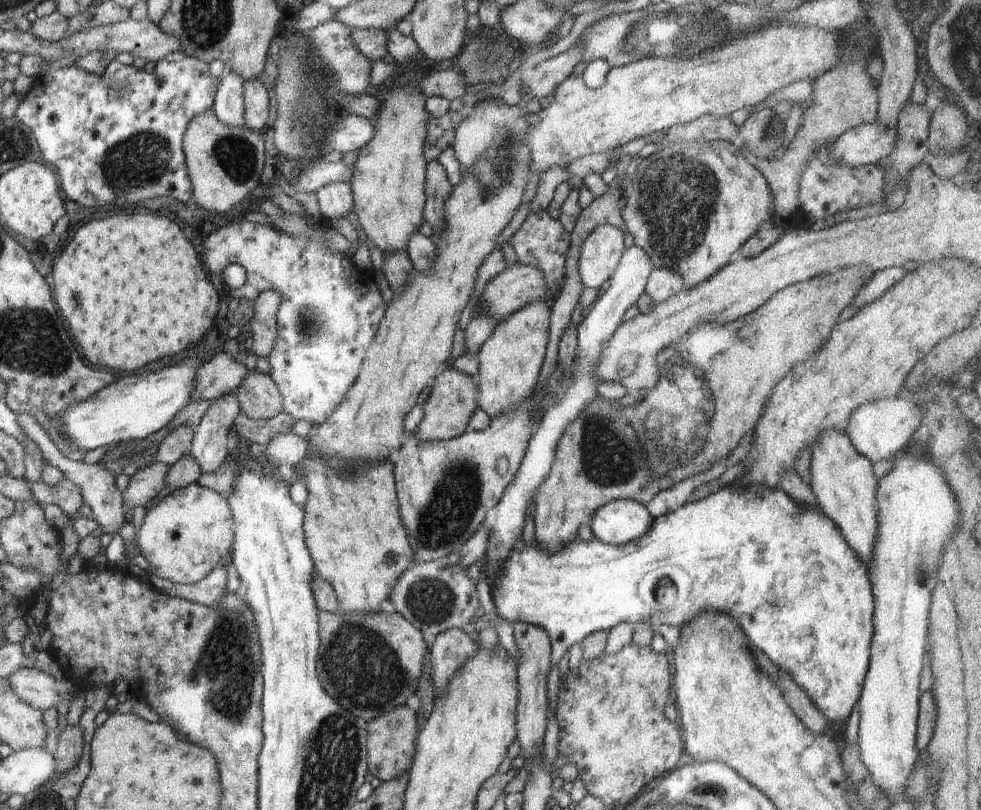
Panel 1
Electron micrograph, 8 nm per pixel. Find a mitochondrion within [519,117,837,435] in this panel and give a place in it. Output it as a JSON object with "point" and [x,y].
{"point":[675,211]}

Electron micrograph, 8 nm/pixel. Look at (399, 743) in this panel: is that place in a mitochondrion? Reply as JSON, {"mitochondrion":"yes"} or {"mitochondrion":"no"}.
{"mitochondrion":"no"}

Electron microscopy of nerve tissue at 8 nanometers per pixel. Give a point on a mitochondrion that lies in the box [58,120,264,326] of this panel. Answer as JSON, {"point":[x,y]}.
{"point":[137,161]}

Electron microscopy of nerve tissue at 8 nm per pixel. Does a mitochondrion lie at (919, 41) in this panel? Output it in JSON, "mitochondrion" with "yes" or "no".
{"mitochondrion":"no"}

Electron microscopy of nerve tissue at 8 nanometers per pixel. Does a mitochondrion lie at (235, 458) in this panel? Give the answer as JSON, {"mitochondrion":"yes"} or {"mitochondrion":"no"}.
{"mitochondrion":"no"}

